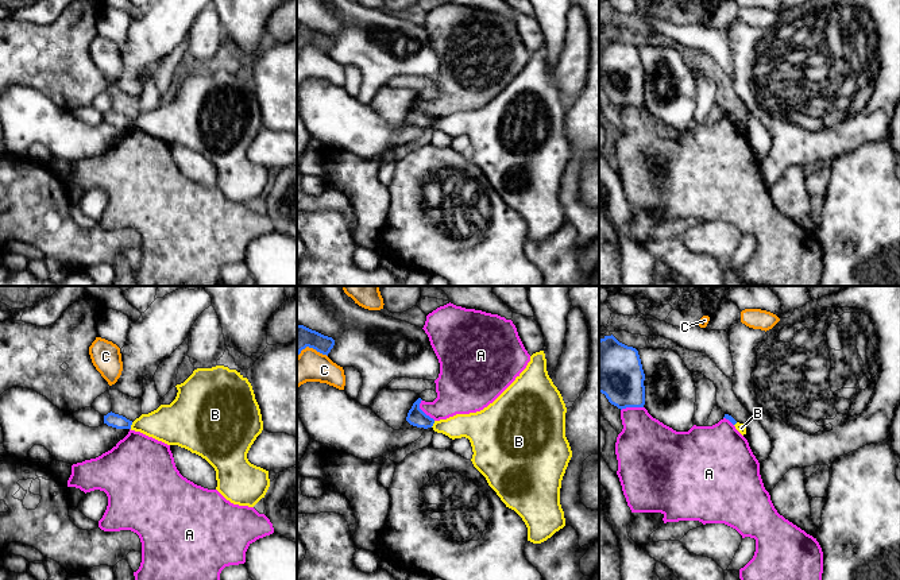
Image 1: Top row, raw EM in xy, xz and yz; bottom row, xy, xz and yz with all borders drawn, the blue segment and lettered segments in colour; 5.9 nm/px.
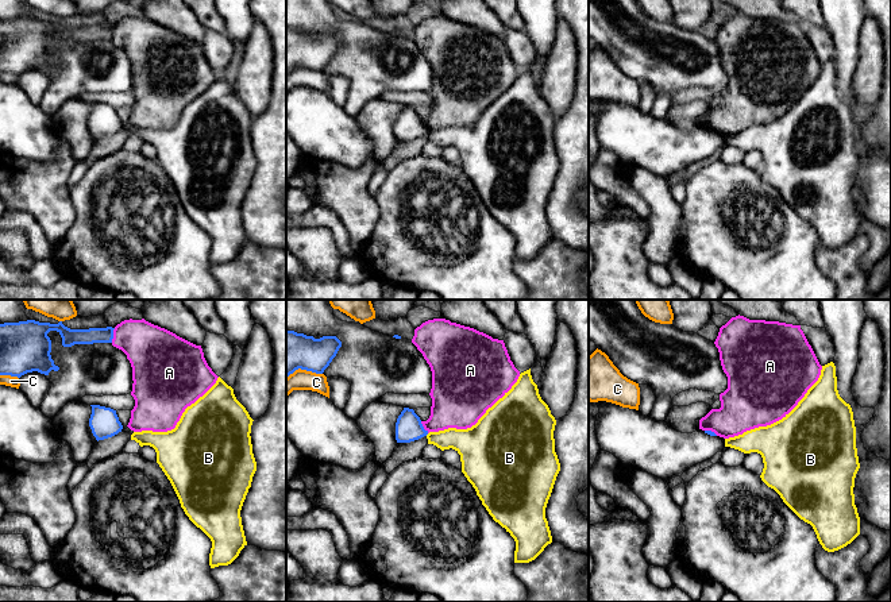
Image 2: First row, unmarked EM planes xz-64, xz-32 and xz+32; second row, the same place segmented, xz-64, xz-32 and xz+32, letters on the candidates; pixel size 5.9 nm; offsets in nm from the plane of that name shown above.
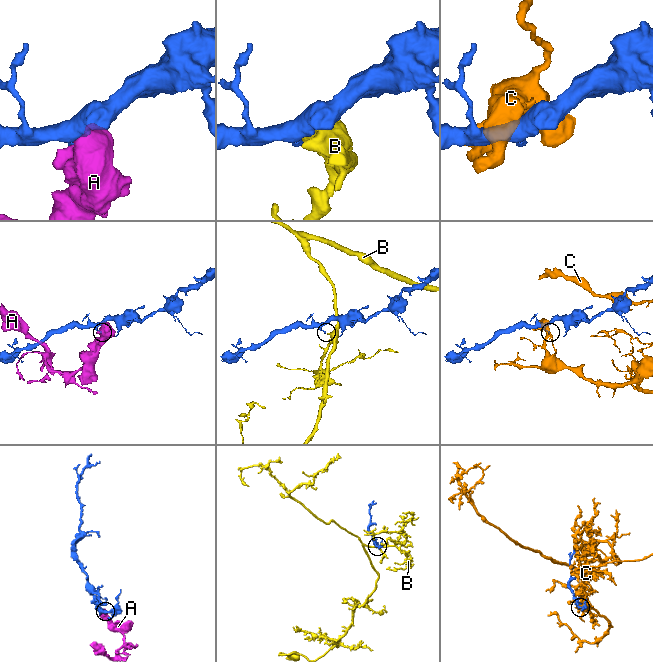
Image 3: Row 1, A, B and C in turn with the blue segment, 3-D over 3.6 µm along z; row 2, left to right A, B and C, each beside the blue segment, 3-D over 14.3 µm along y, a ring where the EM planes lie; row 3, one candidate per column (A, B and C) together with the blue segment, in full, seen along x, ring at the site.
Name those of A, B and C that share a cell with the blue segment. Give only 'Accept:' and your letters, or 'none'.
Accept: none

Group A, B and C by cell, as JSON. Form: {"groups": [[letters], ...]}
{"groups": [["A"], ["B"], ["C"]]}

